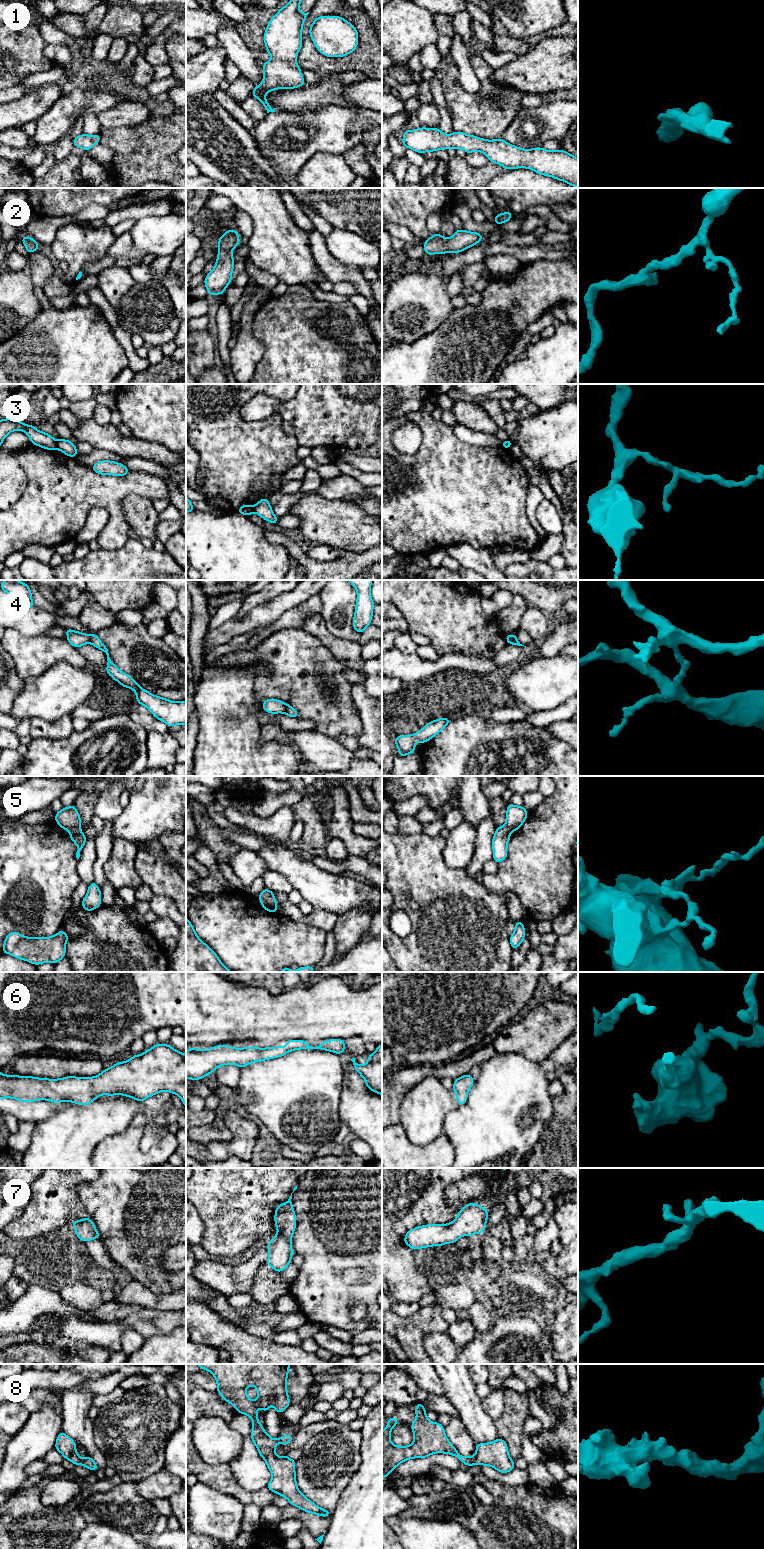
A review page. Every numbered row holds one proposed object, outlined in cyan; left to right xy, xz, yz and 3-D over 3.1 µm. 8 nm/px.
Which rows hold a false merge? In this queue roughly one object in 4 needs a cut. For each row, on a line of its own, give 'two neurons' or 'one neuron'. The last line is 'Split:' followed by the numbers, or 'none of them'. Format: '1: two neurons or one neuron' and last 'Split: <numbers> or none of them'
1: one neuron
2: one neuron
3: two neurons
4: two neurons
5: two neurons
6: one neuron
7: one neuron
8: one neuron
Split: 3, 4, 5

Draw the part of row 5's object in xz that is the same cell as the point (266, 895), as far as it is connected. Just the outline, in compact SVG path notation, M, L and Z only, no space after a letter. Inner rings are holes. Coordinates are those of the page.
M265 888L260 894L259 894L259 900L264 900L268 902L276 903L274 893L267 888Z

